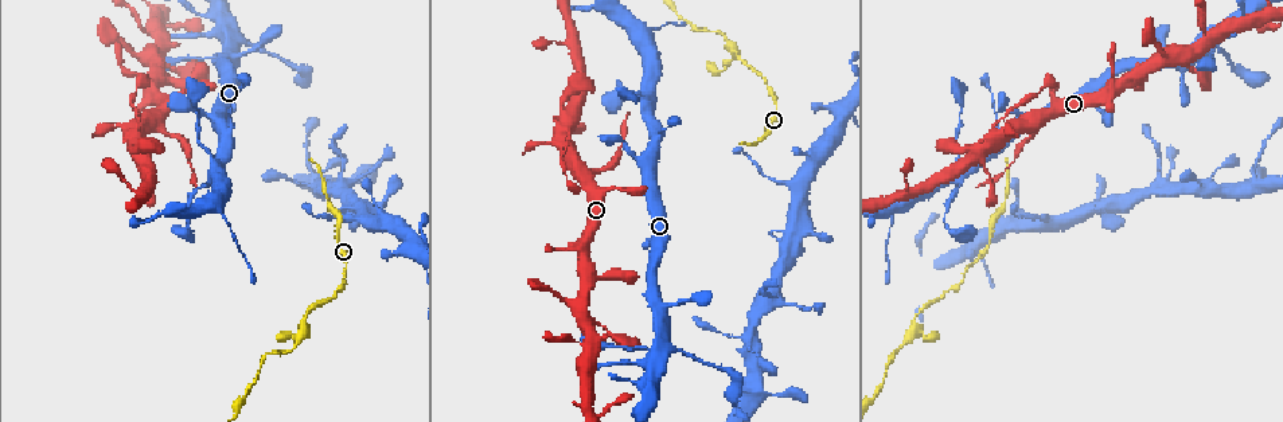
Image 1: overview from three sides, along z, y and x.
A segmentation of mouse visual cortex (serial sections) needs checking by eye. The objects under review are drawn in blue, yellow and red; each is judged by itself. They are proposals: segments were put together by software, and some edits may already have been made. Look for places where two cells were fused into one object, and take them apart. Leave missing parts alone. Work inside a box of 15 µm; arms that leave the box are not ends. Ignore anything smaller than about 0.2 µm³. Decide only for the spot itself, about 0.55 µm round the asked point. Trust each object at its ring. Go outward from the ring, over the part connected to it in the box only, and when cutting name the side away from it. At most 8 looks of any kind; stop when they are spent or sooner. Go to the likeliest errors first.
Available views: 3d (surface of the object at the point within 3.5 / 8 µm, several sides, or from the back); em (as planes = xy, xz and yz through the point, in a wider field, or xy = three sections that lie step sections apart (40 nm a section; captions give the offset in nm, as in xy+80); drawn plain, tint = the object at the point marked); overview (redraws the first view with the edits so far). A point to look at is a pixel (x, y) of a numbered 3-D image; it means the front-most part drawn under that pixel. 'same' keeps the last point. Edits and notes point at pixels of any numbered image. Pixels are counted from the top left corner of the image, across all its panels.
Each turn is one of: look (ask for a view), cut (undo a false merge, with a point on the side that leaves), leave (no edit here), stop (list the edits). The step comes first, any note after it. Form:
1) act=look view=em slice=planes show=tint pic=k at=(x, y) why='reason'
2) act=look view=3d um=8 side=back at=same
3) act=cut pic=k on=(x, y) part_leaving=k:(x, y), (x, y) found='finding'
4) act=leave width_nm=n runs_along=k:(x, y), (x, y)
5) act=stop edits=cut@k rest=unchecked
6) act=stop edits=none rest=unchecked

act=look view=3d um=3.5 pic=1 at=(242, 43) why='four-way junction'

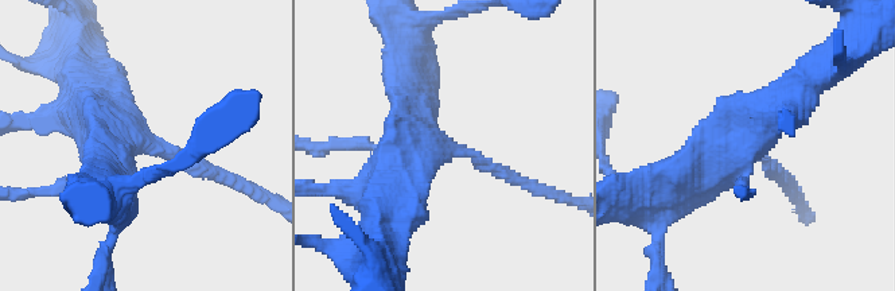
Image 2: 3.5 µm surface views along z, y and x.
act=look view=em slice=xy step=1 show=tint pic=2 at=(440, 148) arms=4 arm_widths_nm=100,150,400,500 why='now the EM'

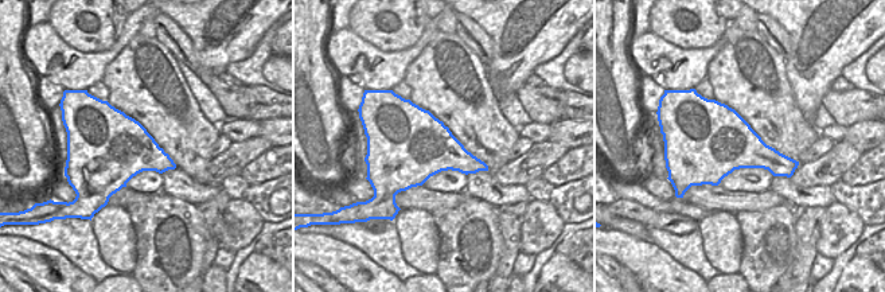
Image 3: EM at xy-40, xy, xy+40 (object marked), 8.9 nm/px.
act=leave runs_along=2:(673, 191), (797, 92) found='continuous, no second cell'

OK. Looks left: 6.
act=look view=3d um=3.5 pic=1 at=(903, 345) why='sudden change in width'

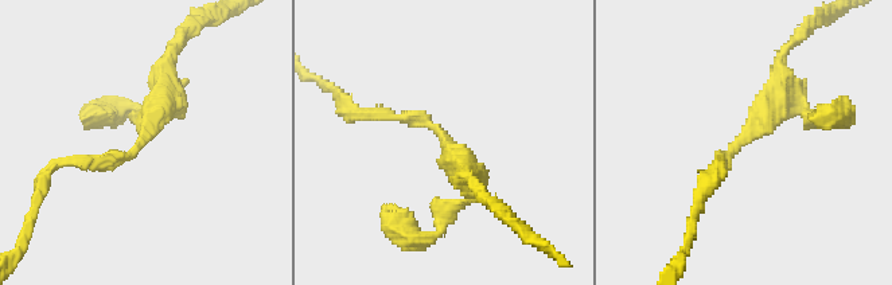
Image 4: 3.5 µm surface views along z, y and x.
act=look view=em slice=xy step=3 show=tint pic=4 at=(741, 136) arm_widths_nm=100,300

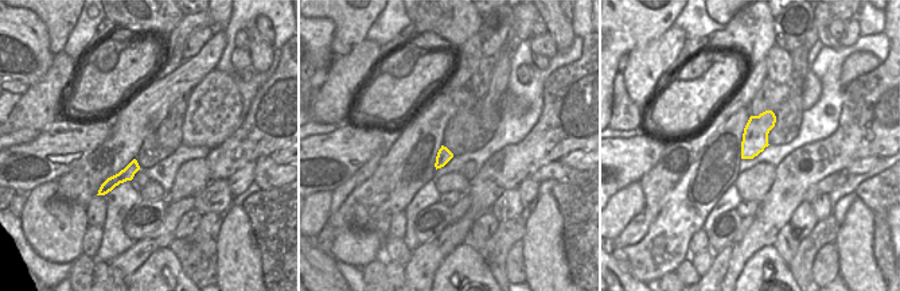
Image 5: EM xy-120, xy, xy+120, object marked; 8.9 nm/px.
act=leave runs_along=5:(135, 166), (127, 174), (105, 186) found='all the same cell'

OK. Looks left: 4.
act=look view=em slice=xy step=2 show=tint pic=1 at=(589, 405) why='sharp bend'

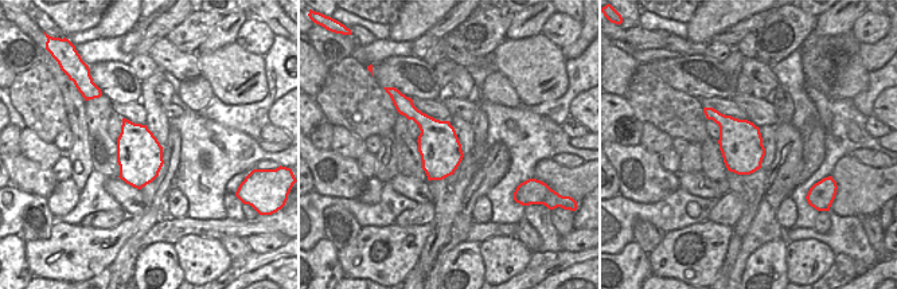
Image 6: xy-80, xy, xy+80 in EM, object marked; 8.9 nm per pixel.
act=look view=3d um=3.5 side=back at=same why='see where the arms go'

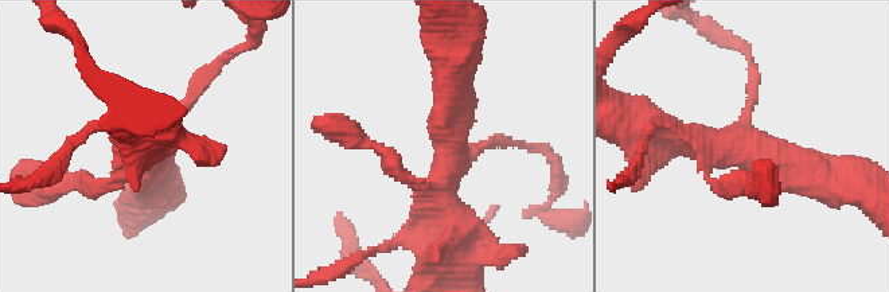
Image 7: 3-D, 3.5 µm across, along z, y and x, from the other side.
act=leave runs_along=7:(452, 66), (448, 168), (432, 186), (402, 176) found='all the same cell'

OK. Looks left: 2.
act=stop edits=none rest=unchecked

